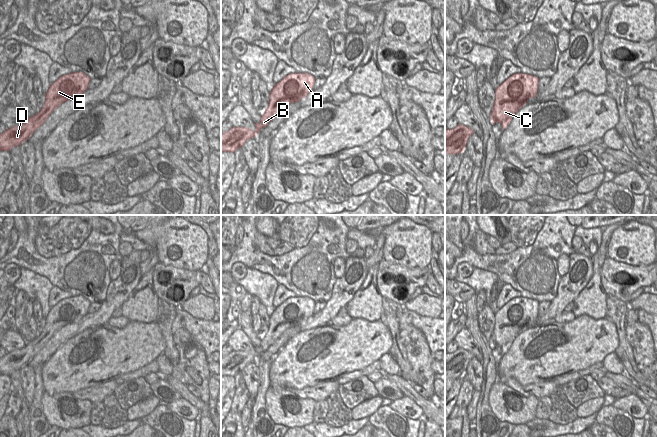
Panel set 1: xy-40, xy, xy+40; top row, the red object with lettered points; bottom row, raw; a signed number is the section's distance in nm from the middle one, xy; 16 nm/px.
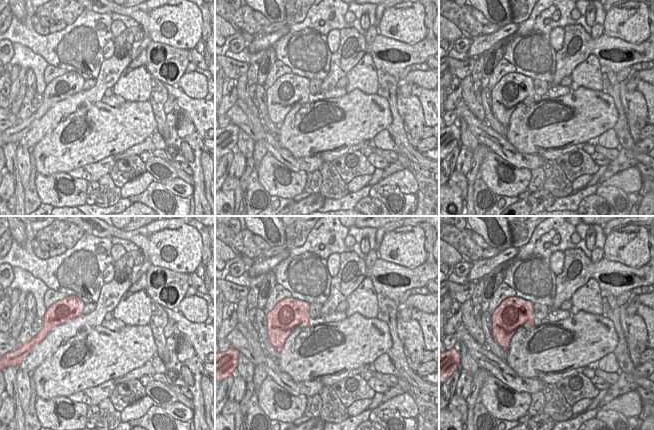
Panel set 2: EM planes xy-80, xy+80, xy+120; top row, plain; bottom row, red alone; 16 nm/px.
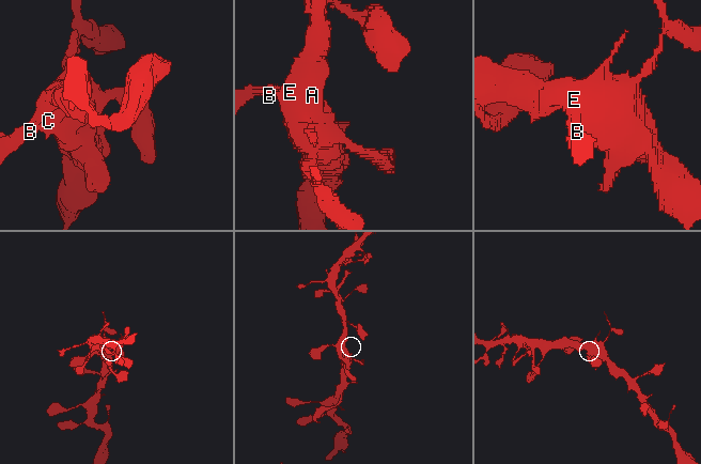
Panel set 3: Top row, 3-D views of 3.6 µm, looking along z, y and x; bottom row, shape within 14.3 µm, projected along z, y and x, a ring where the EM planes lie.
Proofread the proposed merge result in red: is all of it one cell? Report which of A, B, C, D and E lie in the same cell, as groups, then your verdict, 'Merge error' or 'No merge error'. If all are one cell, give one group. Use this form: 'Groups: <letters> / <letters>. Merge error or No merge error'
Groups: A B C D E. No merge error.

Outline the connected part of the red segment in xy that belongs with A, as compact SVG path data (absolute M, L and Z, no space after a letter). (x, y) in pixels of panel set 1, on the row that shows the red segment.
M291 73L274 85L270 92L270 101L255 130L246 127L232 127L229 131L221 132L221 152L235 153L245 142L254 138L261 129L265 128L281 110L288 104L300 102L313 91L315 77L309 73Z

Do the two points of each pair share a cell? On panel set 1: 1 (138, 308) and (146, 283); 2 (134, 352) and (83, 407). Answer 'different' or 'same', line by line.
1: same
2: different

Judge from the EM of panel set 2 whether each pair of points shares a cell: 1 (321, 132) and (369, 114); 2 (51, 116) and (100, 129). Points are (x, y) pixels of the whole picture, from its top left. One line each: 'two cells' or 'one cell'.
1: one cell
2: two cells

